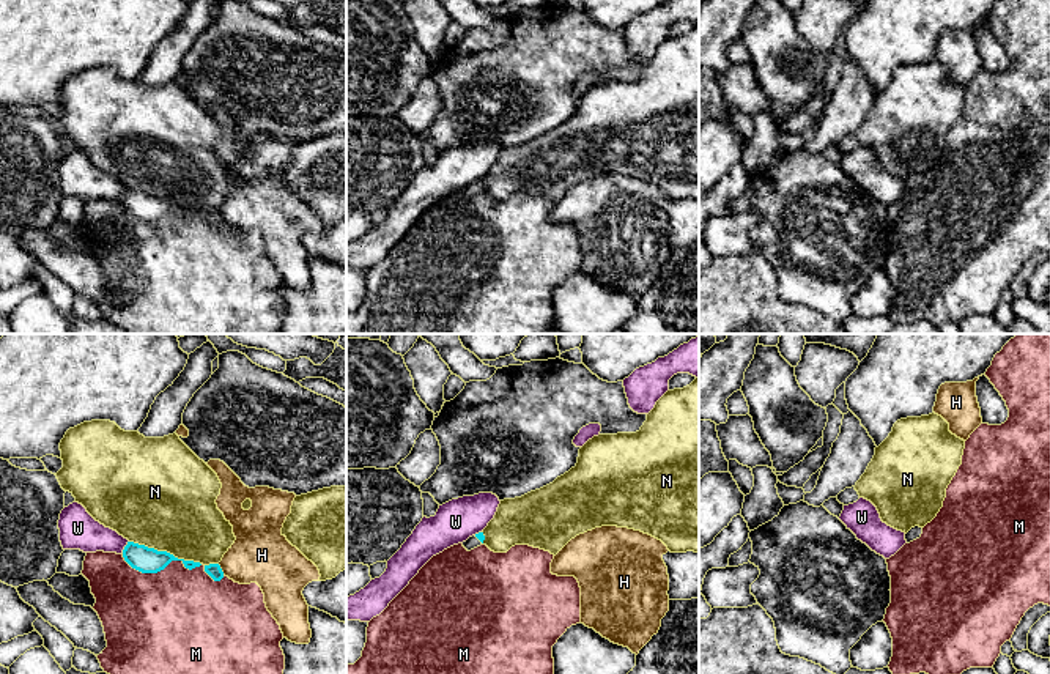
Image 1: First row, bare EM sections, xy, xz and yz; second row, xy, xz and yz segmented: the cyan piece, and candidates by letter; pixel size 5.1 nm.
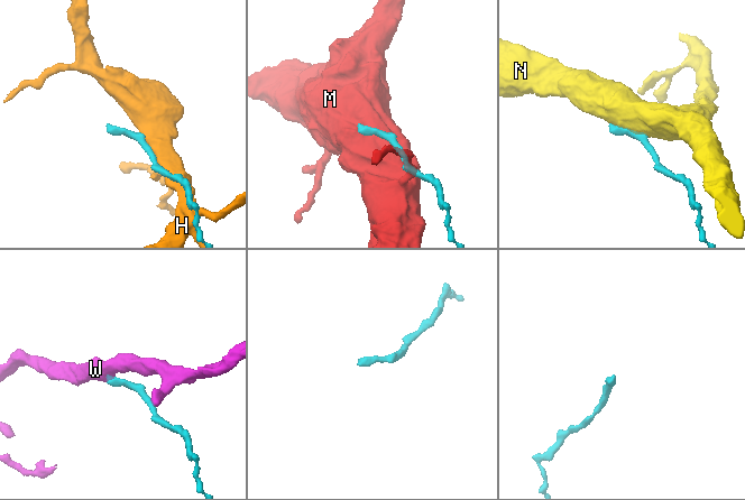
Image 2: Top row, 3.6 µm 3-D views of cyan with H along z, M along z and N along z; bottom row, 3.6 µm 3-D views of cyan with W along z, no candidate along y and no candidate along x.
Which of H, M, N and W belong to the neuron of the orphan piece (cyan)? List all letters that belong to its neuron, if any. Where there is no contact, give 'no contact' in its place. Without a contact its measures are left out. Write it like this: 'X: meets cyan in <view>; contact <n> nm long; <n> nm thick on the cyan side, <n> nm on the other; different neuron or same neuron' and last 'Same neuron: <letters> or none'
H: meets cyan in xy; contact 70 nm long; 70 nm thick on the cyan side, 300 nm on the other; different neuron
M: meets cyan in xy; contact 550 nm long; 130 nm thick on the cyan side, 420 nm on the other; different neuron
N: meets cyan in xy; contact 380 nm long; 130 nm thick on the cyan side, 480 nm on the other; different neuron
W: meets cyan in xy; contact 80 nm long; 130 nm thick on the cyan side, 190 nm on the other; different neuron
Same neuron: none

